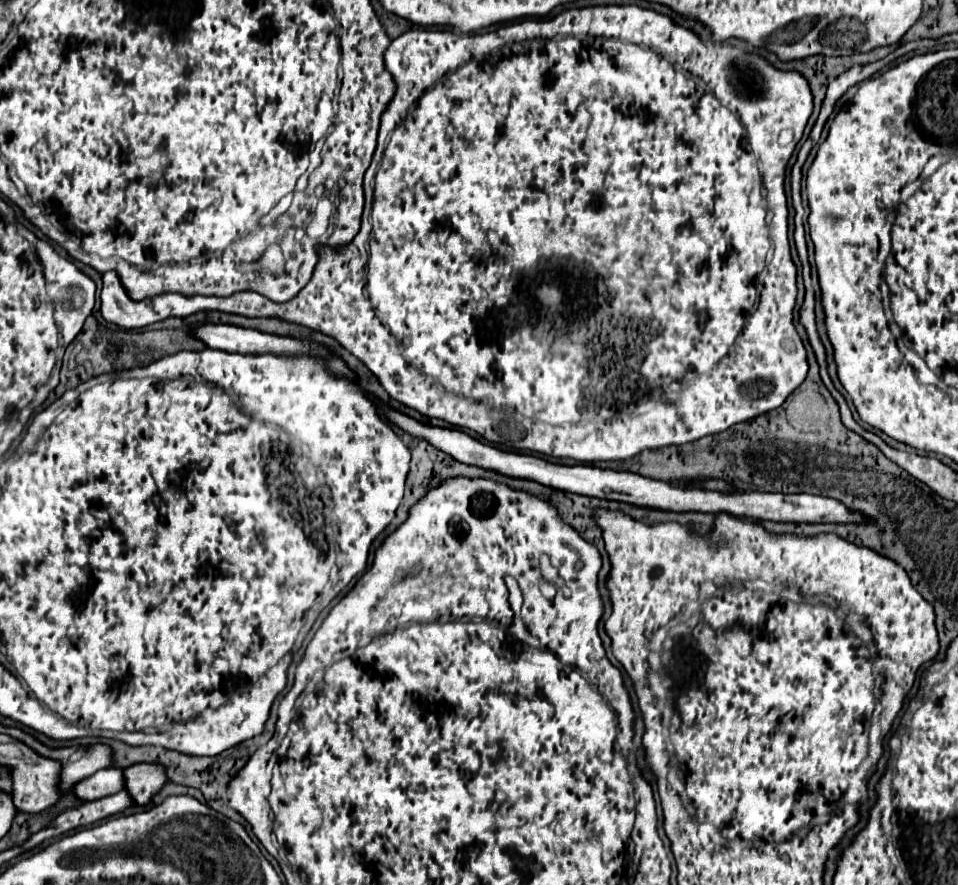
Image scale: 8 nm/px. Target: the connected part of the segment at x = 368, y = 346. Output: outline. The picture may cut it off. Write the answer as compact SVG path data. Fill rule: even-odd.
M630 4L630 6L594 6L594 8L580 8L580 10L576 10L576 8L572 8L572 10L564 10L564 12L560 12L560 14L558 14L558 16L556 16L556 18L552 18L552 20L550 20L550 19L537 19L537 20L536 20L536 18L535 18L535 17L530 17L530 18L526 18L526 19L523 19L523 20L521 20L521 21L518 21L518 22L516 22L516 24L510 24L510 26L504 26L504 28L498 28L498 30L494 30L494 32L488 32L488 34L482 34L482 36L480 36L480 34L456 34L456 32L450 32L450 30L408 30L408 32L404 32L404 34L402 34L402 36L398 36L398 38L396 38L396 40L392 40L392 44L390 44L390 46L388 46L388 50L386 50L386 54L384 54L384 64L386 64L386 70L388 70L388 72L390 72L390 74L392 74L392 78L394 78L394 82L396 82L396 94L394 94L394 98L392 98L392 104L388 104L388 108L386 108L386 110L384 110L384 114L382 114L382 118L380 118L380 130L378 130L378 137L377 137L377 145L376 145L376 149L375 149L375 151L374 151L374 154L373 154L373 157L372 157L372 160L371 160L371 164L370 164L370 166L369 166L369 168L368 168L368 169L367 169L367 171L366 171L366 172L365 172L365 175L364 175L364 181L363 181L363 188L364 188L364 194L365 194L365 205L364 205L364 210L363 210L363 214L362 214L362 218L361 218L361 227L360 227L360 230L359 230L359 232L358 232L358 234L356 234L356 236L354 236L354 240L352 240L352 242L348 242L348 244L344 244L344 246L320 246L320 250L318 250L318 252L320 252L320 262L318 262L318 264L316 264L316 270L314 270L314 274L312 274L312 278L310 278L310 282L308 282L308 284L306 284L306 286L304 286L304 290L300 290L300 294L296 294L296 298L292 298L292 300L288 300L288 302L282 302L282 304L278 304L278 302L272 302L272 300L270 300L270 298L264 298L264 296L262 296L262 294L256 294L256 292L250 292L250 290L244 290L244 292L240 292L240 294L232 294L232 298L216 298L216 296L200 296L200 294L196 294L196 296L194 296L194 298L184 298L184 296L182 296L182 294L158 294L158 296L156 296L156 298L146 298L146 300L140 300L140 302L134 302L134 300L132 300L132 298L130 298L130 296L128 296L128 292L126 292L126 290L124 290L124 286L122 286L122 282L120 282L120 278L118 278L118 274L116 274L116 272L114 272L114 270L108 270L108 272L104 272L104 278L102 278L102 280L104 280L104 288L102 288L102 294L100 294L100 300L102 300L102 308L100 308L100 312L102 312L102 316L104 316L104 320L106 320L106 322L110 322L110 324L116 324L116 326L120 326L120 328L126 328L126 330L132 330L132 328L144 328L144 326L148 326L148 324L154 324L154 322L160 322L160 320L164 320L164 318L168 318L168 316L180 316L180 318L184 318L184 316L190 316L190 314L194 314L194 312L202 312L202 310L218 310L218 312L230 312L230 314L240 314L240 316L248 316L248 318L282 318L282 320L286 320L286 322L296 322L296 324L302 324L302 326L306 326L306 328L312 328L312 330L320 330L320 332L324 332L324 334L328 334L328 336L332 336L332 338L336 338L336 340L338 340L338 342L340 342L340 344L342 344L342 346L344 346L344 348L346 348L346 350L350 350L350 352L352 352L352 354L354 354L354 356L356 356L356 358L358 358L358 360L362 360L362 362L364 362L364 364L366 364L366 366L368 366L368 370L370 370L370 372L374 372L374 374L376 374L376 378L378 378L378 380L380 380L380 384L382 384L382 386L384 386L384 390L386 390L386 392L388 392L388 394L390 394L390 396L392 396L392 398L394 398L394 400L398 400L398 402L402 402L402 404L406 404L406 406L410 406L410 408L414 408L414 410L418 410L418 412L420 412L420 414L424 414L424 416L430 416L430 418L440 418L440 420L444 420L444 422L448 422L448 424L450 424L450 426L462 426L462 428L464 428L464 426L466 426L466 428L470 428L470 430L474 430L474 432L478 432L478 434L480 434L480 436L484 436L484 438L486 438L486 440L490 440L490 442L498 442L498 444L506 444L506 446L512 446L512 448L516 448L516 450L532 450L532 452L540 452L540 454L546 454L546 456L556 456L556 458L574 458L574 460L578 460L578 462L579 462L579 463L592 463L592 462L598 462L598 461L606 461L606 462L608 462L608 461L616 461L616 460L626 460L626 458L632 458L632 456L636 456L636 454L640 454L640 452L642 452L642 450L646 450L646 448L664 448L664 446L672 446L672 444L686 444L686 442L694 442L694 440L698 440L698 438L702 438L702 436L708 436L708 434L718 434L718 432L724 432L724 430L726 430L726 428L730 428L730 426L734 426L734 424L738 424L738 422L744 422L744 420L752 420L752 418L756 418L756 416L760 416L760 414L764 414L764 412L770 412L770 410L774 410L774 408L778 408L778 406L782 406L782 402L784 402L784 400L786 400L786 398L788 398L788 396L790 396L790 394L792 394L792 392L794 392L794 390L796 390L796 388L798 388L798 386L800 386L800 384L802 384L802 382L804 382L804 378L806 378L806 374L808 374L808 360L806 360L806 348L804 348L804 344L802 344L802 340L800 340L800 336L798 336L798 332L796 332L796 328L794 328L794 306L796 306L796 292L798 292L798 290L796 290L796 264L794 264L794 262L792 262L792 256L790 256L790 244L788 244L788 238L786 238L786 236L788 236L788 204L786 204L786 194L784 194L784 172L786 172L786 164L788 164L788 160L790 160L790 156L792 156L792 152L794 152L794 148L796 148L796 144L798 144L798 142L800 142L800 138L802 138L802 134L804 134L804 128L806 128L806 122L808 122L808 118L810 118L810 114L812 114L812 110L814 110L814 102L812 102L812 98L814 98L814 96L812 96L812 92L810 92L810 86L808 86L808 80L806 80L806 78L804 78L804 76L802 76L802 74L800 74L800 72L796 72L796 70L778 70L778 68L776 68L776 66L774 66L774 64L770 64L770 62L768 62L768 60L766 60L766 58L764 58L764 56L760 56L760 54L758 54L758 50L756 50L756 48L754 48L754 46L750 46L750 48L744 48L744 46L732 46L732 44L708 44L708 42L706 42L706 40L704 40L704 38L700 38L700 36L698 36L698 34L696 34L696 32L692 32L692 30L690 30L690 28L684 28L684 26L678 26L678 24L676 24L676 22L672 22L672 18L670 18L670 16L664 16L664 14L658 14L658 12L654 12L654 10L648 10L648 8L640 8L640 6L634 6L634 4ZM714 94L730 94L730 110L732 110L732 112L734 112L734 114L738 114L738 118L740 118L740 120L738 120L738 118L736 118L736 116L734 116L734 114L732 114L732 112L730 112L730 110L728 110L728 106L724 106L724 104L720 104L720 100L718 100L718 98L716 98L716 96L714 96ZM762 188L764 188L764 198L766 198L766 202L768 202L768 212L772 212L772 220L770 220L770 222L768 222L768 224L766 224L766 206L764 206L764 198L762 198ZM770 240L772 240L772 242L774 242L774 244L776 244L776 250L774 250L774 258L772 258L772 262L770 262L770 264L768 264L768 270L765 270L765 268L766 268L766 262L767 262L767 259L768 259L768 257L769 257L769 255L770 255L770 253L771 253L771 252L772 252L772 243L771 243L771 241L770 241Z

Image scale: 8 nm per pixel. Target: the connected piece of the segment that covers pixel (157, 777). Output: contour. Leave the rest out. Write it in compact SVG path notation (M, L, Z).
M152 764L128 766L124 770L124 776L126 776L126 790L132 794L136 804L148 804L154 798L154 794L158 794L162 786L168 782L164 766L152 766Z

